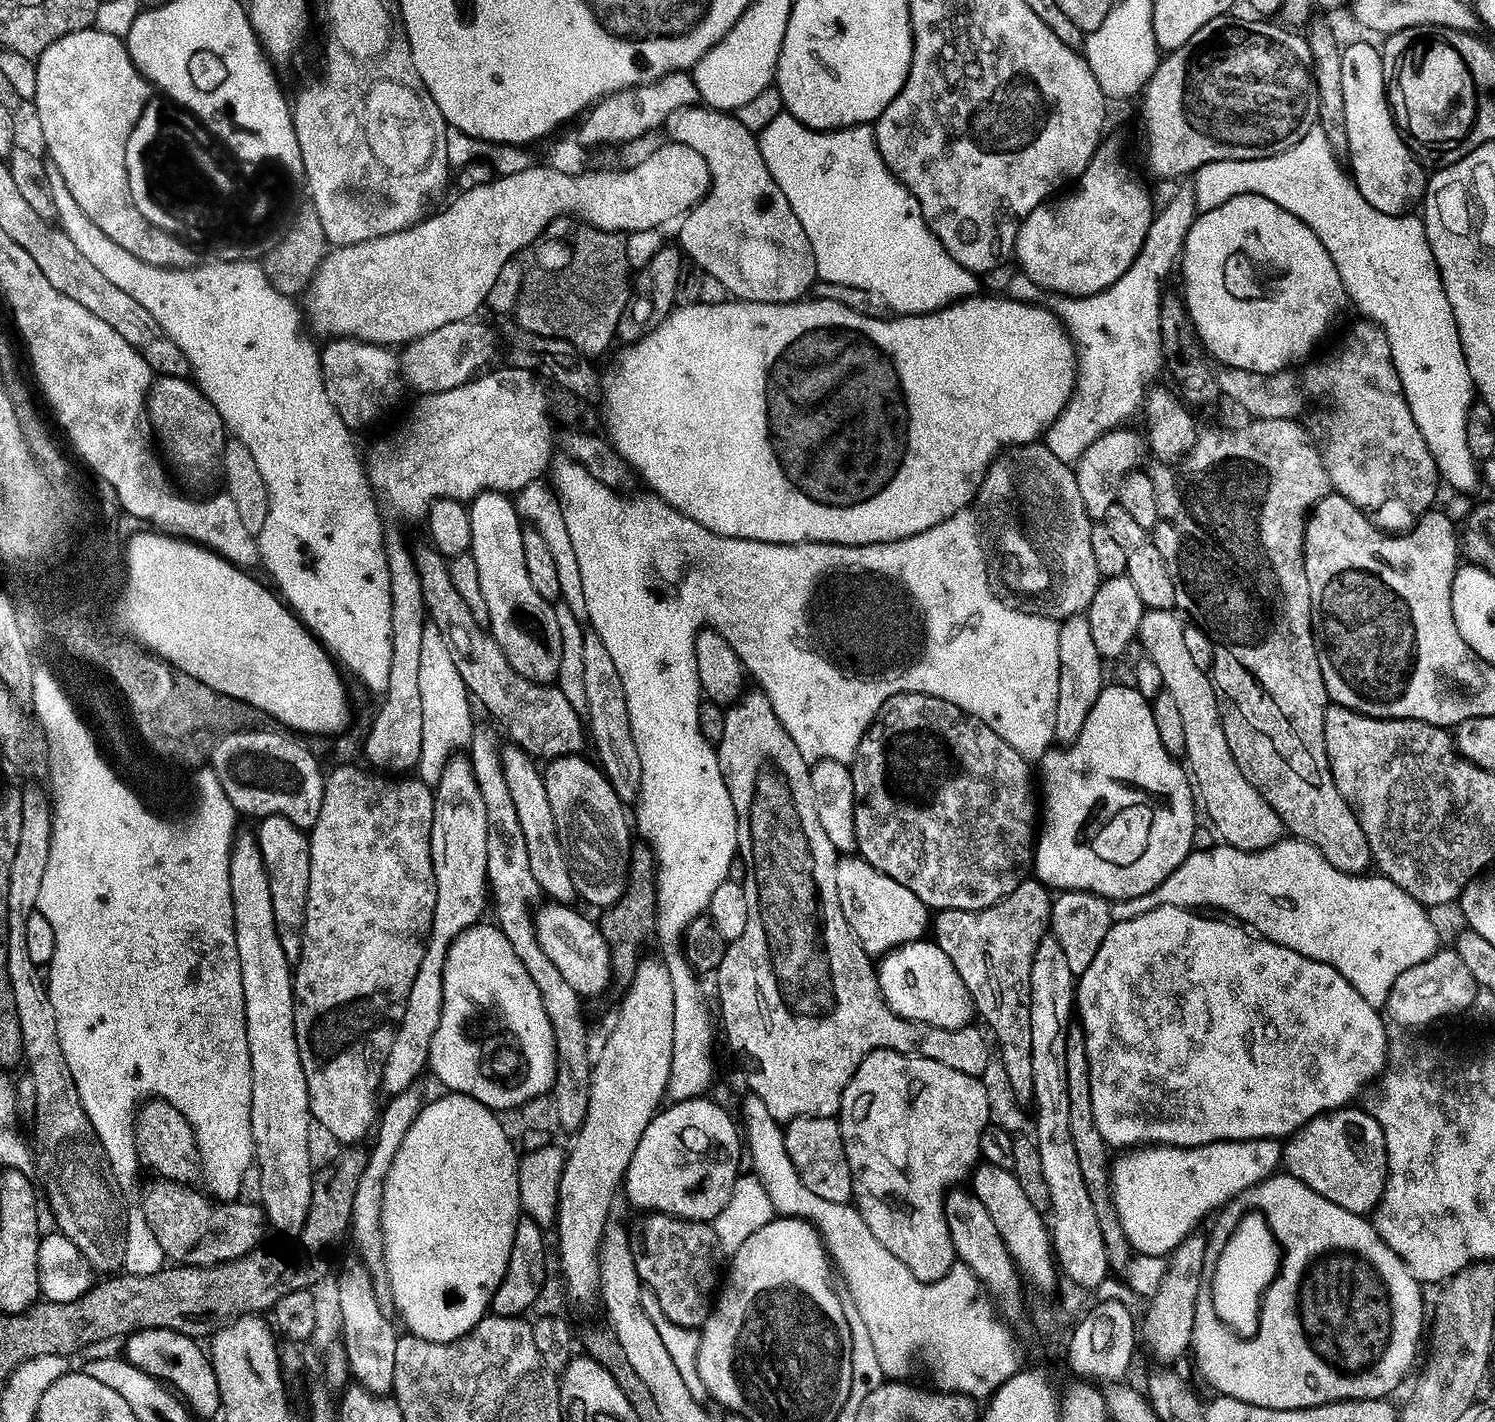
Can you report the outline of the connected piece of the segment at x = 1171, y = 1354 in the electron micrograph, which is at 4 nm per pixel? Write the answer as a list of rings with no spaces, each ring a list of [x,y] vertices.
[[[1193,1230],[1167,1257],[1162,1278],[1147,1301],[1144,1320],[1142,1316],[1142,1344],[1148,1347],[1157,1365],[1175,1365],[1175,1360],[1192,1347],[1192,1338],[1197,1331],[1196,1299],[1200,1296],[1200,1279],[1206,1276],[1204,1262],[1207,1258],[1208,1240],[1200,1230]]]

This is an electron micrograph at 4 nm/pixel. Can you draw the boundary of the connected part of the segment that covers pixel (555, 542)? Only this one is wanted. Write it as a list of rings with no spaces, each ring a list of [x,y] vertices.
[[[543,479],[530,482],[519,492],[515,493],[514,503],[516,512],[521,521],[532,523],[534,531],[540,535],[542,543],[548,547],[551,563],[558,566],[558,586],[560,587],[560,600],[570,606],[570,614],[581,622],[587,621],[586,594],[582,594],[582,570],[578,570],[578,557],[574,554],[574,546],[570,542],[570,533],[566,531],[566,518],[562,518],[562,506],[558,502],[551,483]]]

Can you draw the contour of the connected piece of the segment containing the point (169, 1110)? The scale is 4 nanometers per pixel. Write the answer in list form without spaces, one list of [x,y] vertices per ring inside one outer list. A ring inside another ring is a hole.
[[[149,1098],[139,1105],[135,1113],[136,1158],[141,1169],[149,1168],[162,1180],[173,1180],[191,1185],[200,1180],[202,1165],[196,1135],[186,1118],[170,1102]]]

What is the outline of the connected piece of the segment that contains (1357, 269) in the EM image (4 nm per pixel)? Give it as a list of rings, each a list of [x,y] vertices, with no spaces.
[[[1312,127],[1290,150],[1274,154],[1270,158],[1257,160],[1215,160],[1203,164],[1190,180],[1190,187],[1200,212],[1222,206],[1230,198],[1242,194],[1258,194],[1270,198],[1282,210],[1294,214],[1320,241],[1330,254],[1338,274],[1342,278],[1347,299],[1356,303],[1365,321],[1376,324],[1388,336],[1388,345],[1406,402],[1426,438],[1426,446],[1432,451],[1436,468],[1445,481],[1453,484],[1453,489],[1468,490],[1478,484],[1478,468],[1466,446],[1466,418],[1474,403],[1472,375],[1466,366],[1464,351],[1460,345],[1460,335],[1450,302],[1446,298],[1444,282],[1440,279],[1440,269],[1428,245],[1424,233],[1424,222],[1419,215],[1392,215],[1376,210],[1356,188],[1356,183],[1340,169],[1341,161],[1332,152],[1323,130]]]

